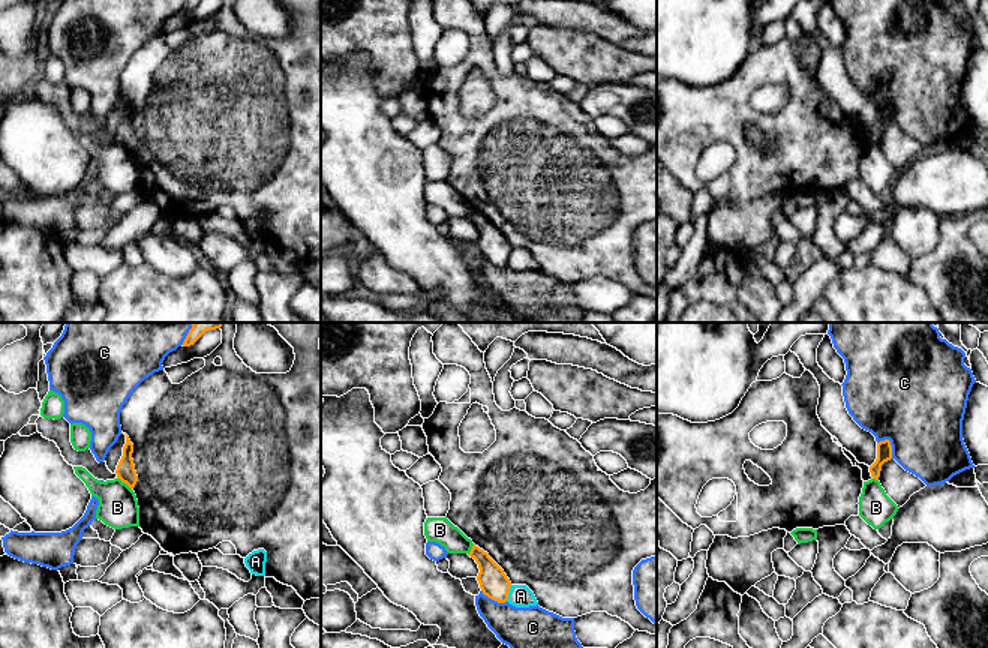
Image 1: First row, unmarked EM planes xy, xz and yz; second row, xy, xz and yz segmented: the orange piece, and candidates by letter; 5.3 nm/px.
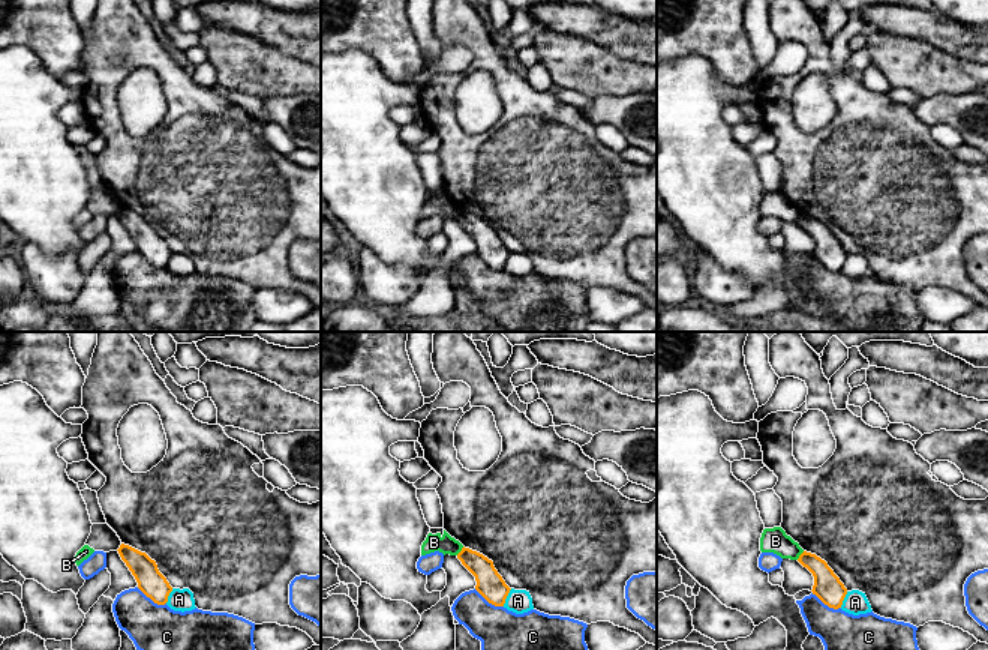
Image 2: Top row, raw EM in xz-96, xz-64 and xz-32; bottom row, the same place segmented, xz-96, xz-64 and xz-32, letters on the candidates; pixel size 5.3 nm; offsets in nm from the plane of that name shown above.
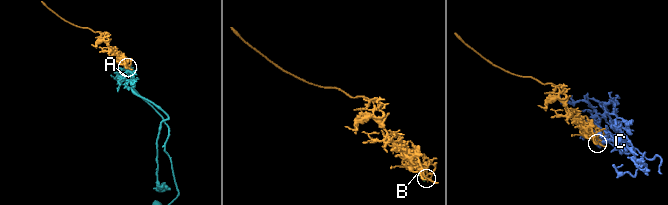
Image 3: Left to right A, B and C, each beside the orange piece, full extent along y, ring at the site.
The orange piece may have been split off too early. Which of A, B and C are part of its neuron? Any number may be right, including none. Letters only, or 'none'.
none

